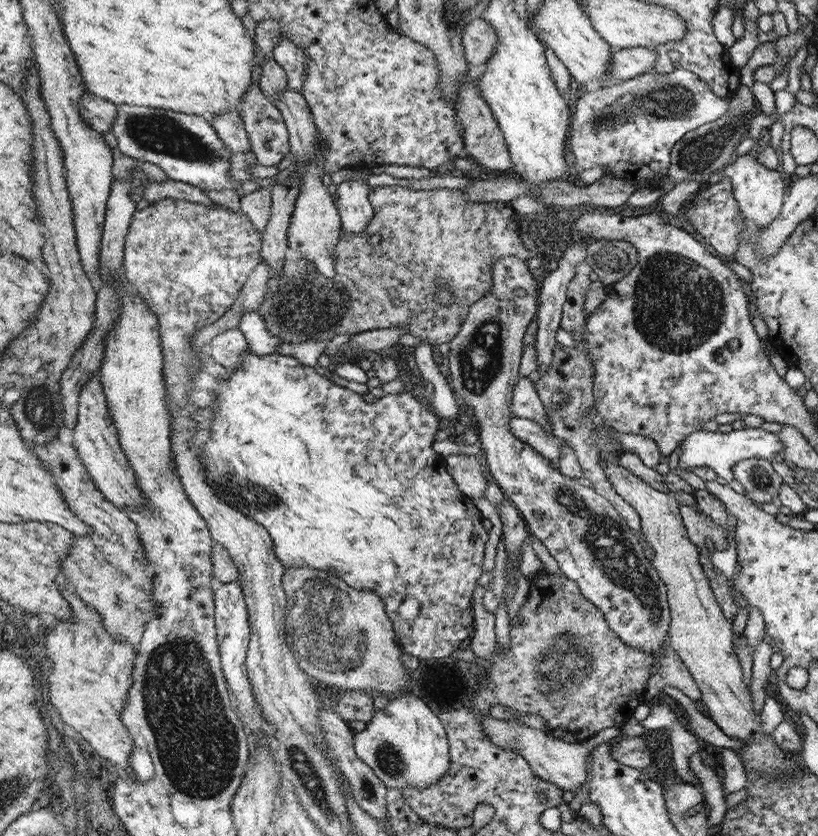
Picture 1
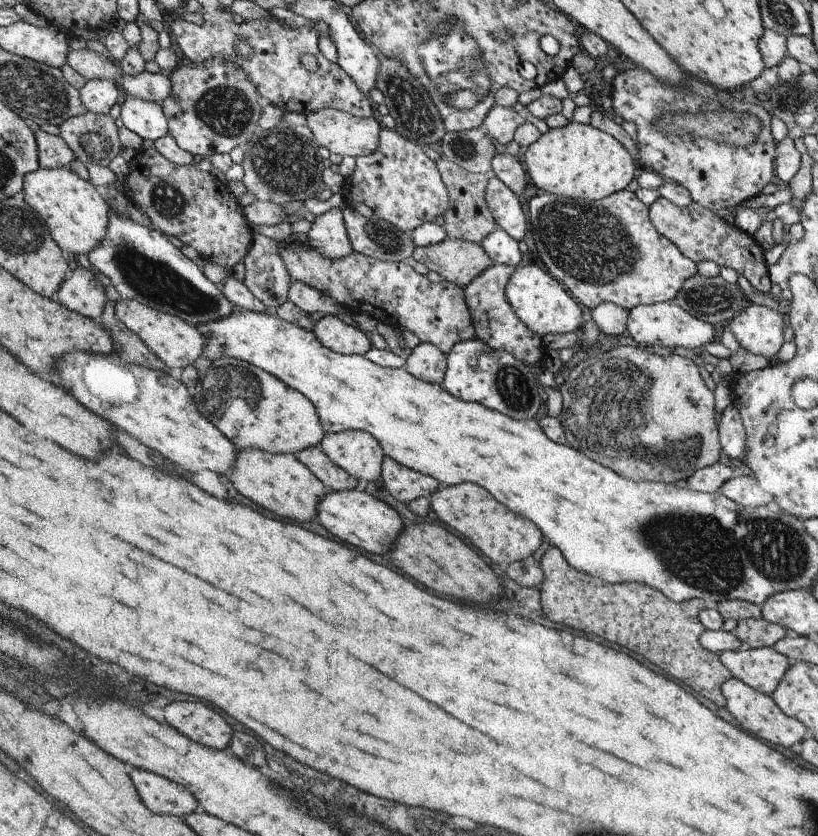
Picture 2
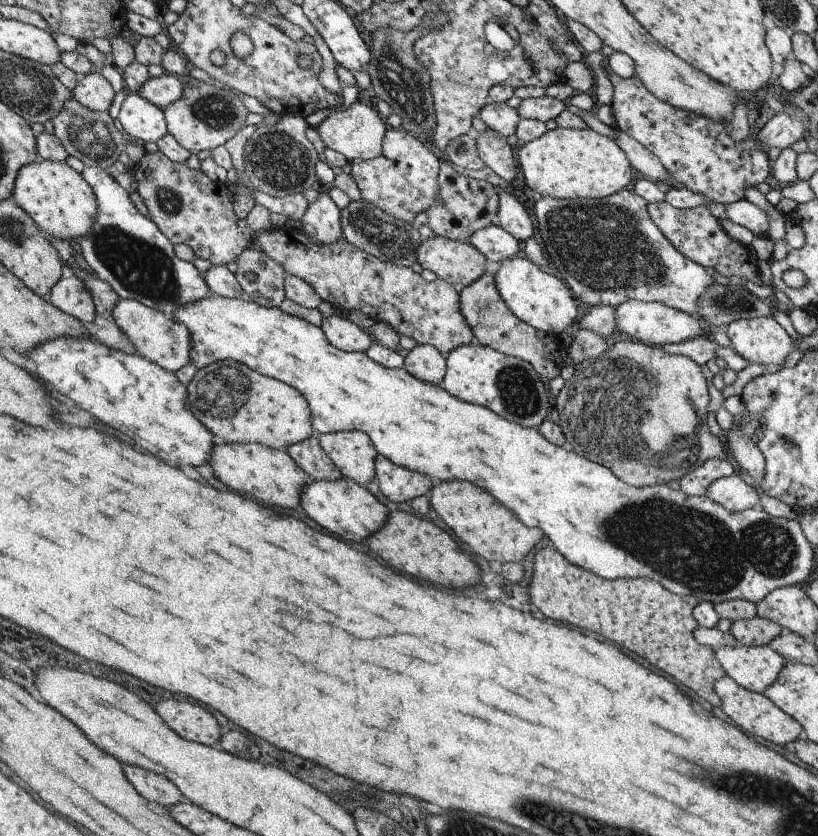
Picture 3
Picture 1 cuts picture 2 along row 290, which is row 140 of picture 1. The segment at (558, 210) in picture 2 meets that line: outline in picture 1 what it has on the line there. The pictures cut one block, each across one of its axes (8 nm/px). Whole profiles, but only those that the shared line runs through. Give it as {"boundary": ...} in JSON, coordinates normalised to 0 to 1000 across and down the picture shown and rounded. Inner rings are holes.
{"boundary":[[[834,81],[809,89],[797,84],[765,97],[720,106],[704,121],[704,133],[693,164],[692,176],[704,191],[698,206],[705,212],[713,203],[736,200],[744,211],[775,217],[787,224],[806,225],[813,232],[826,221],[815,211],[818,187],[824,171],[840,158],[880,141],[889,134],[892,123],[894,117],[880,117],[862,96]]]}

